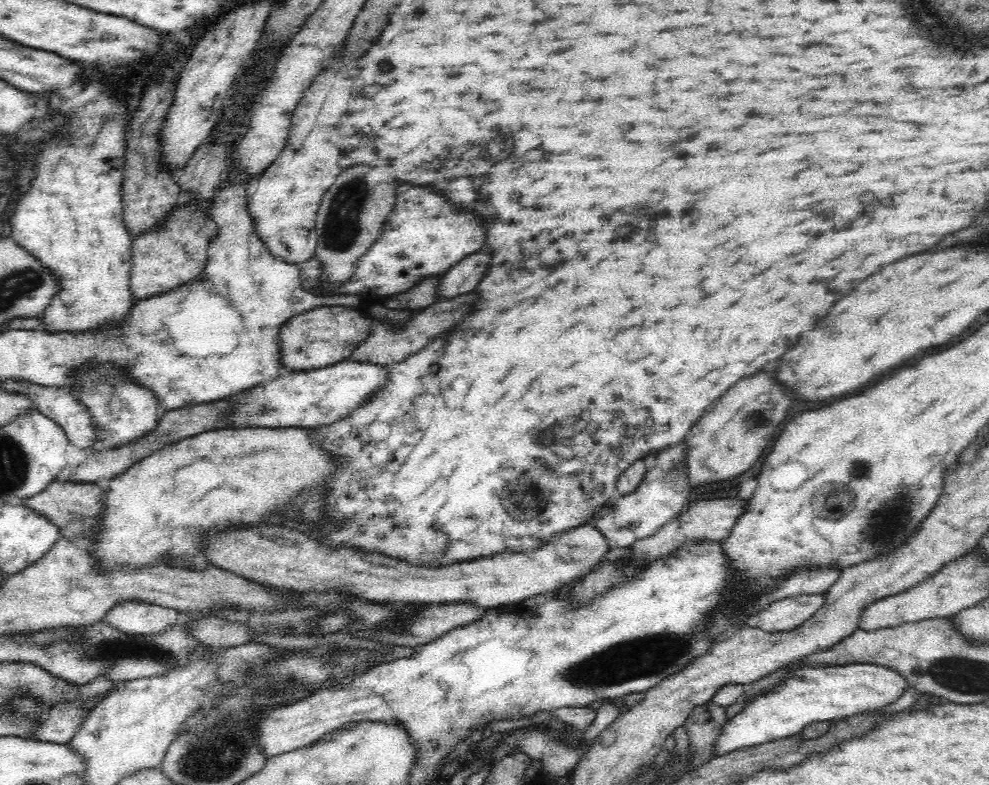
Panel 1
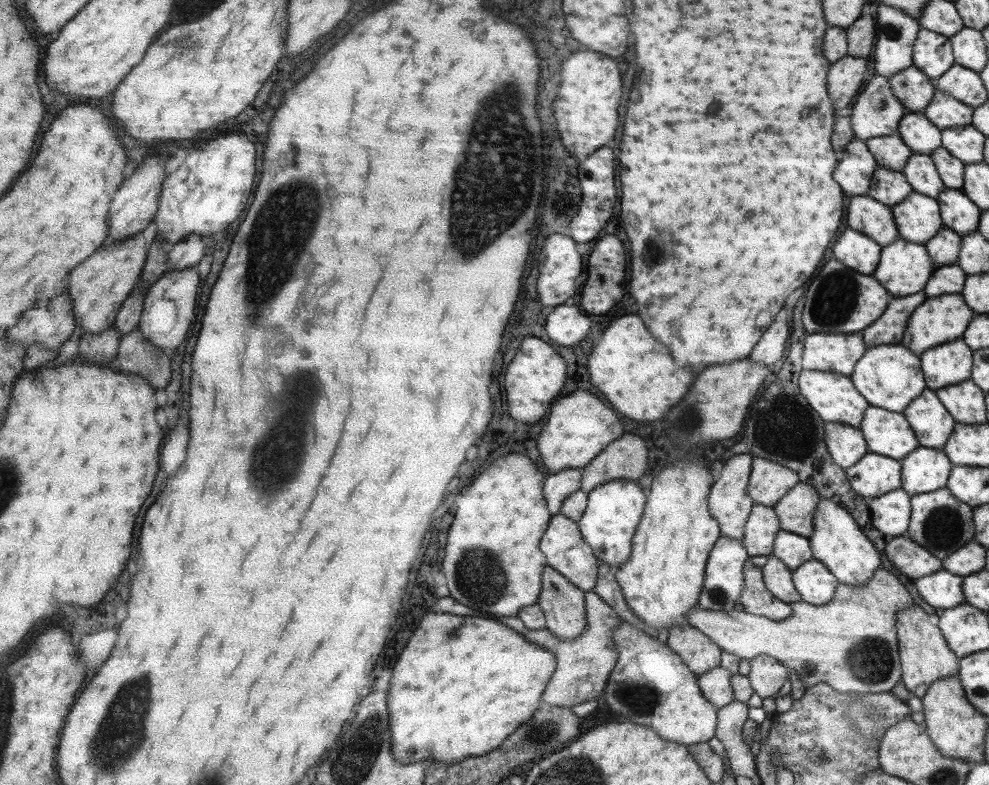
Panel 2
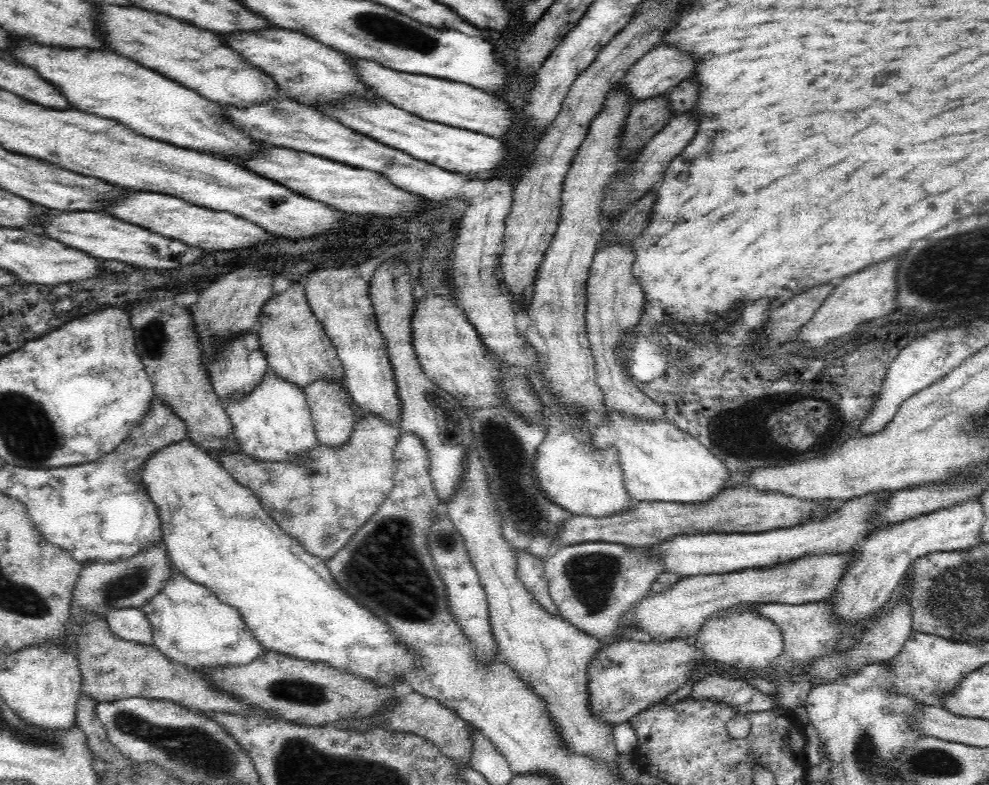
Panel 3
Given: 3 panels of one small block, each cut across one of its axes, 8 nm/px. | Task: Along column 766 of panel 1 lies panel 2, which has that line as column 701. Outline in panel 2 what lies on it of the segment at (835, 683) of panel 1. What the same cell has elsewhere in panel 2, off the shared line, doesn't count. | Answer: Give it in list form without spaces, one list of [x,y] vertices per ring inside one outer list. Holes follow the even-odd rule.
[[[623,622],[612,632],[619,650],[618,664],[607,682],[604,702],[630,722],[652,726],[664,738],[680,744],[695,745],[714,738],[718,709],[703,694],[699,677],[683,661],[680,654],[652,638],[639,627]]]

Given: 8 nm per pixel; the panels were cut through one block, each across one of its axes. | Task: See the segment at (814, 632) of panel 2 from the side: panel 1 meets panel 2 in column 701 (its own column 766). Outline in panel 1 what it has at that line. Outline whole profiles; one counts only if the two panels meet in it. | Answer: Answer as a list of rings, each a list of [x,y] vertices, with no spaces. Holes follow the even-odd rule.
[[[824,594],[794,595],[777,600],[759,612],[756,627],[774,634],[794,630],[821,609],[824,603]]]

